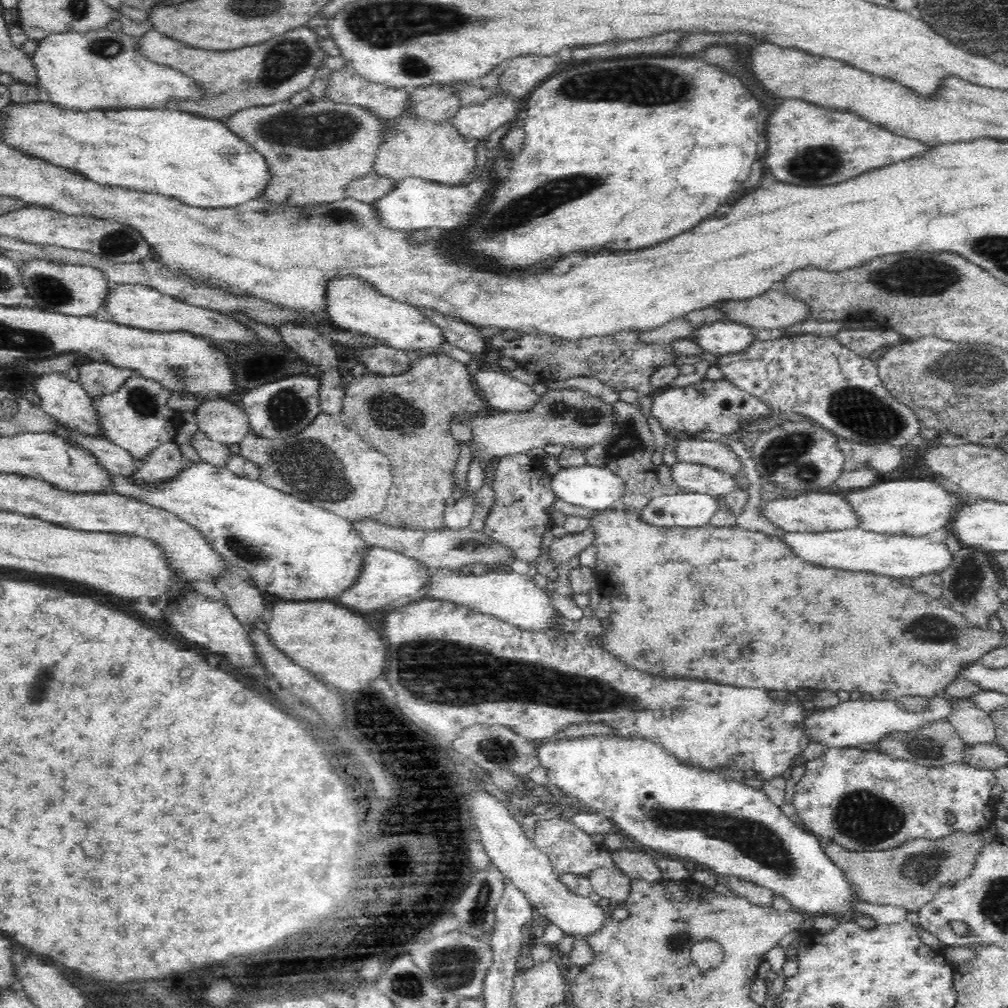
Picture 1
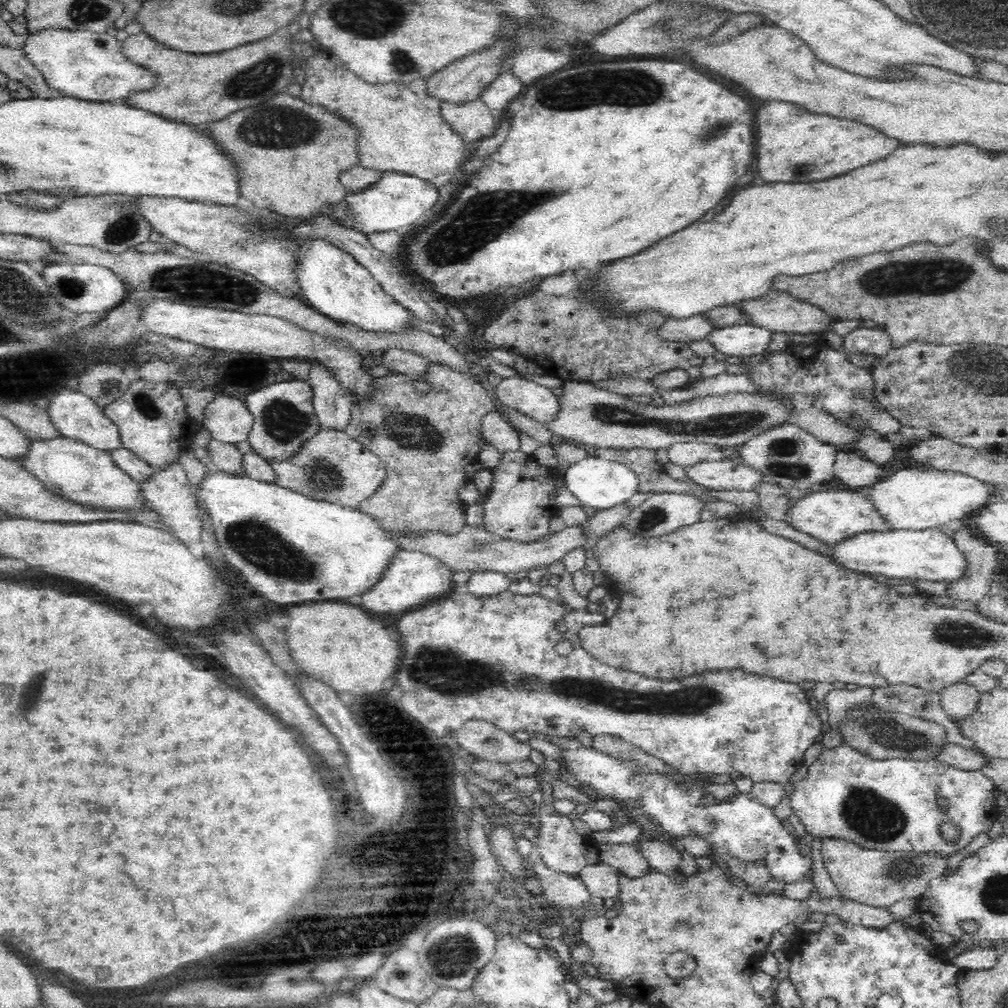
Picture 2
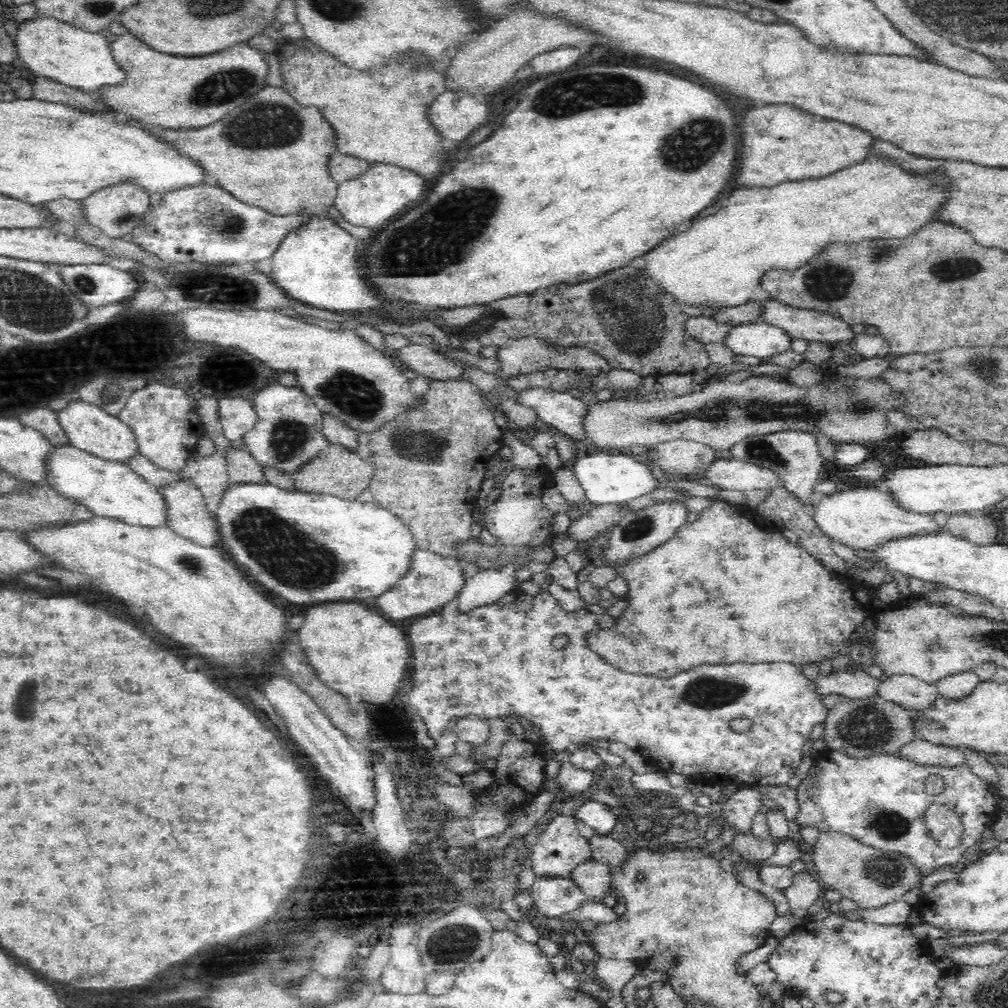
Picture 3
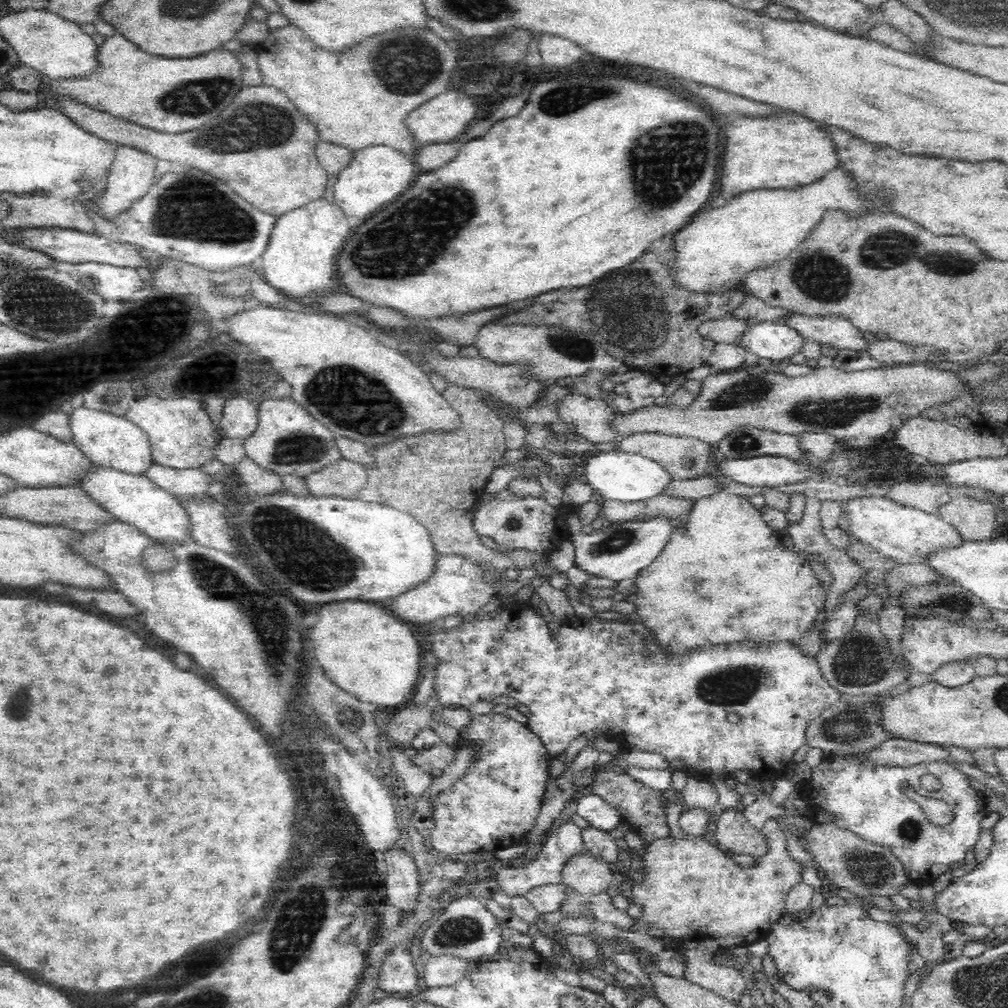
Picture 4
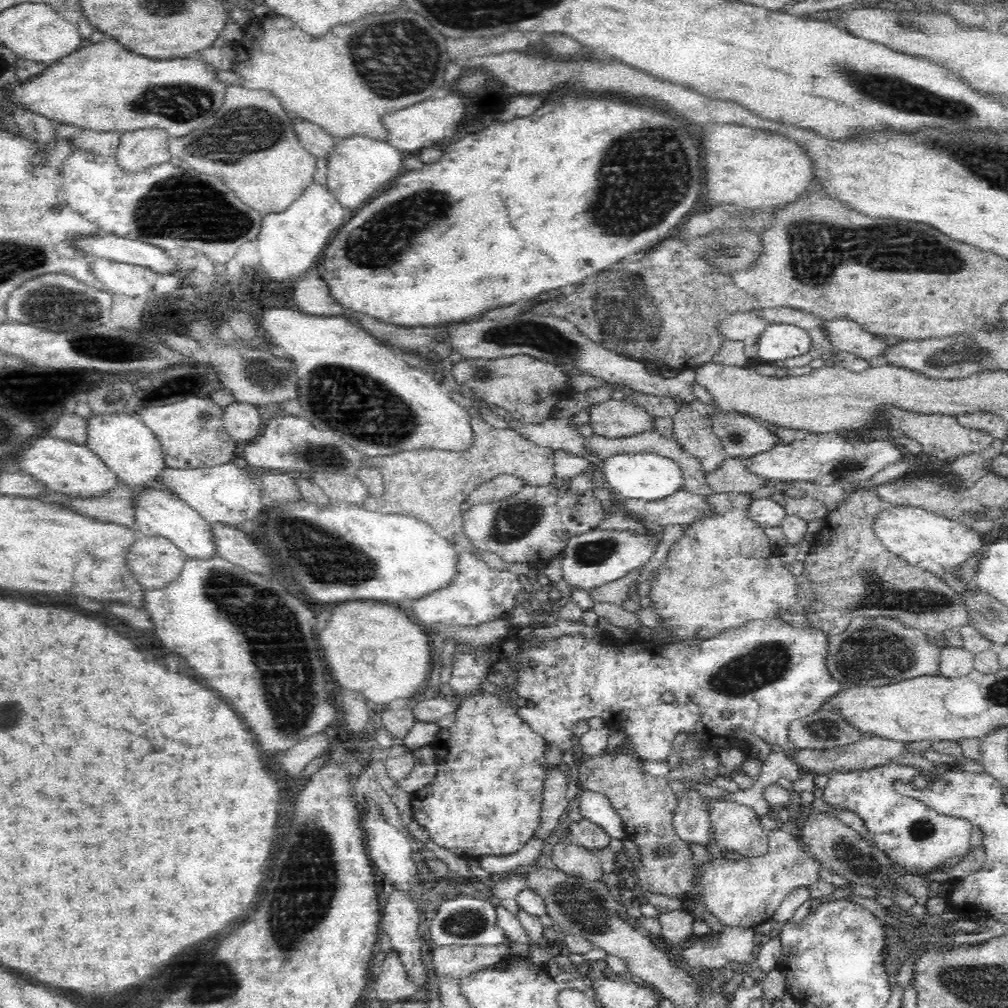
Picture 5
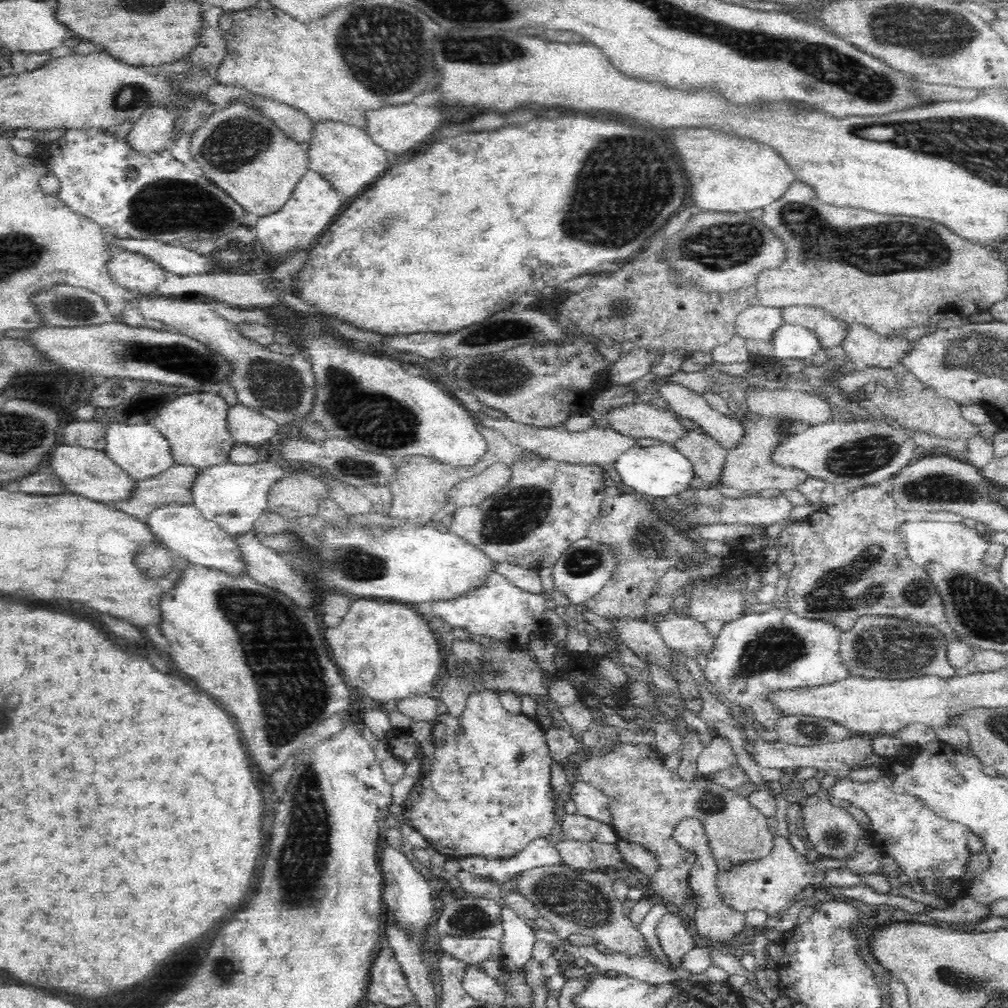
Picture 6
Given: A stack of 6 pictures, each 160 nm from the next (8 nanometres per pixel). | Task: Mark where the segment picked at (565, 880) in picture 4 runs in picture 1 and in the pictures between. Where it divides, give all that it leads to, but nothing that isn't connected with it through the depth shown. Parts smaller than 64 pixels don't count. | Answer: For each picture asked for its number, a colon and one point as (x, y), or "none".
1: (609, 882)
2: (601, 880)
3: (593, 877)

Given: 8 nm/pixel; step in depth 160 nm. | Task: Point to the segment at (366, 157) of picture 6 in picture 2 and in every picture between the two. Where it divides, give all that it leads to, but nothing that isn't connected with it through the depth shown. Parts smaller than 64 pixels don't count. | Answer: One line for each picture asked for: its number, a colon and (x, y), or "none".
2: (396, 201)
3: (370, 200)
4: (376, 175)
5: (359, 167)

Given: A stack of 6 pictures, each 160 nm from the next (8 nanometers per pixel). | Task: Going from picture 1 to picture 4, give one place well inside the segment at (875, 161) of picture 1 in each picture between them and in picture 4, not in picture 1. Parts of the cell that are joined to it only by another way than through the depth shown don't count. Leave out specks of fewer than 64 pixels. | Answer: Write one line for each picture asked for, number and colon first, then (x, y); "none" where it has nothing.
2: (792, 145)
3: (778, 143)
4: (788, 152)

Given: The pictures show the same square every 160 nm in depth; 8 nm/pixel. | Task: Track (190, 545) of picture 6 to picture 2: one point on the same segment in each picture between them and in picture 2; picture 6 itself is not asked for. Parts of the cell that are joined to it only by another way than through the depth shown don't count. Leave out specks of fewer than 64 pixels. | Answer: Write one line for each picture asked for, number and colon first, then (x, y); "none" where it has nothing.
2: (86, 476)
3: (108, 488)
4: (139, 501)
5: (158, 514)

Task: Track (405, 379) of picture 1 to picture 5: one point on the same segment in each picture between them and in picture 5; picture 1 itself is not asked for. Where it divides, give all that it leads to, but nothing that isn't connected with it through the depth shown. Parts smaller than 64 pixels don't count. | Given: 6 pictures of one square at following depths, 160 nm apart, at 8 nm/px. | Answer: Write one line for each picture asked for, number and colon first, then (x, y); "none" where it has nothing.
2: (425, 440)
3: (429, 463)
4: (437, 477)
5: (430, 485)

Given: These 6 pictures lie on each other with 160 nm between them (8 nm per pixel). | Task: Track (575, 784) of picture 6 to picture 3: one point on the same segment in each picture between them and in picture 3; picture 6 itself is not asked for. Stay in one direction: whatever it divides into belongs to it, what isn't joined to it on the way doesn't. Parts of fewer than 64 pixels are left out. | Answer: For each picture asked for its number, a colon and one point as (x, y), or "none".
3: (600, 816)
4: (601, 815)
5: (594, 806)

